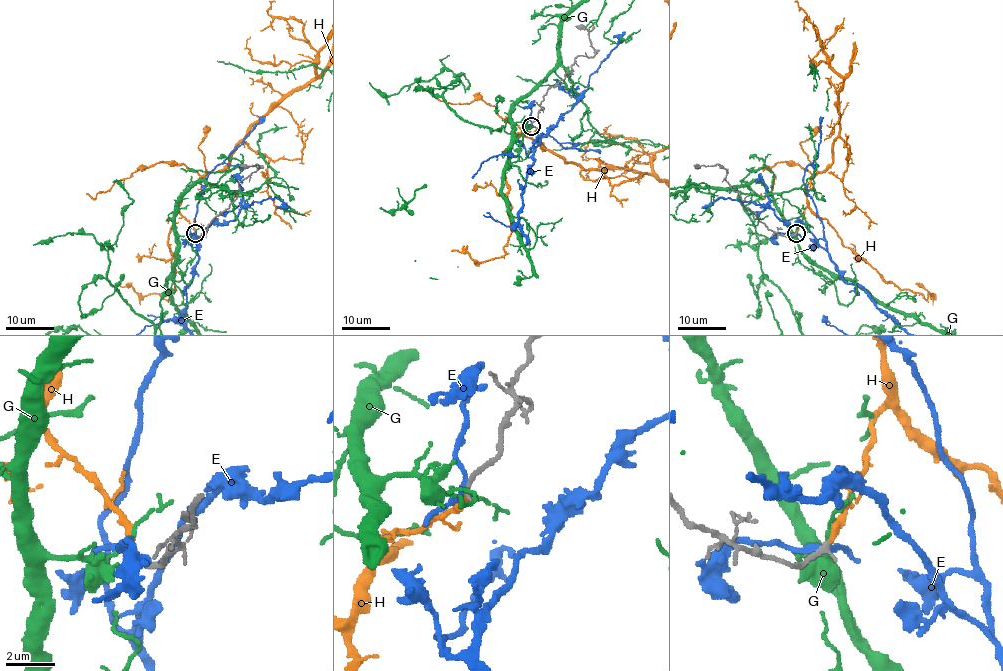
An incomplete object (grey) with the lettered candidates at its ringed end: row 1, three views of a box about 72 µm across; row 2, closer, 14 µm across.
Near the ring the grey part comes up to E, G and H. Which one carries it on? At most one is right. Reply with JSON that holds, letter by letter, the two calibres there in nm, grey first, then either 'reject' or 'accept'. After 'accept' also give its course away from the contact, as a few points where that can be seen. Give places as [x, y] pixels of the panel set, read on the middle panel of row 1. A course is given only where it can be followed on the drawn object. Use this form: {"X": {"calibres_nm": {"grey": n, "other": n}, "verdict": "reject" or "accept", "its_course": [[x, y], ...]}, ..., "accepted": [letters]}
{"E": {"calibres_nm": {"grey": 240, "other": 200}, "verdict": "reject"}, "G": {"calibres_nm": {"grey": 220, "other": 130}, "verdict": "reject"}, "H": {"calibres_nm": {"grey": 220, "other": 300}, "verdict": "accept"}, "accepted": ["H"]}

